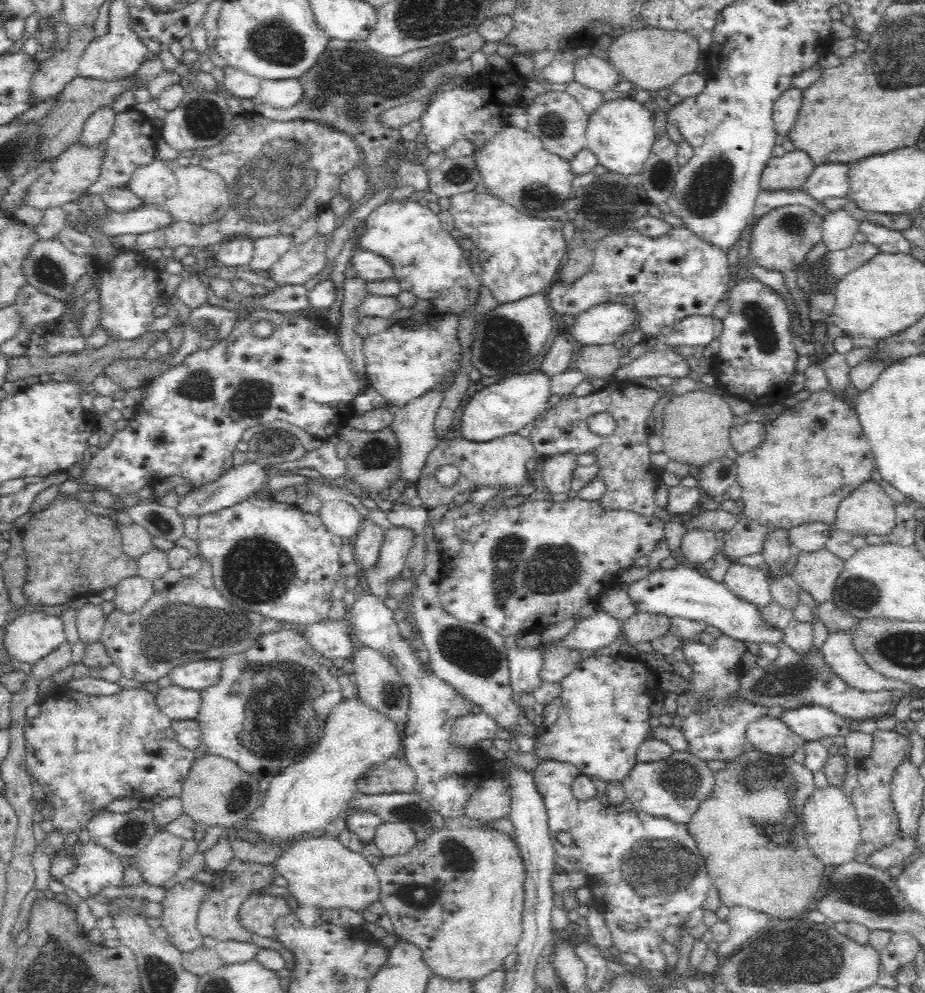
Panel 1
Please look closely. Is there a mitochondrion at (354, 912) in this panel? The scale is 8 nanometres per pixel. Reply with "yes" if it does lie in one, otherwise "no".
no

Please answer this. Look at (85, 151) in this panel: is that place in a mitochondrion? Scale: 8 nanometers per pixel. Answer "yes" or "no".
no

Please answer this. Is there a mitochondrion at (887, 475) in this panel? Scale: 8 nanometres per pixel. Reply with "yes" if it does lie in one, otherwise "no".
no

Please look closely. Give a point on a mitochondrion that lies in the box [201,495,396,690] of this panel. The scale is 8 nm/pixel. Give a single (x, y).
(256, 571)

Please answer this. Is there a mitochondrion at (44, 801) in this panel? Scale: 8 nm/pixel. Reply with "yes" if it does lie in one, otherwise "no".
no

